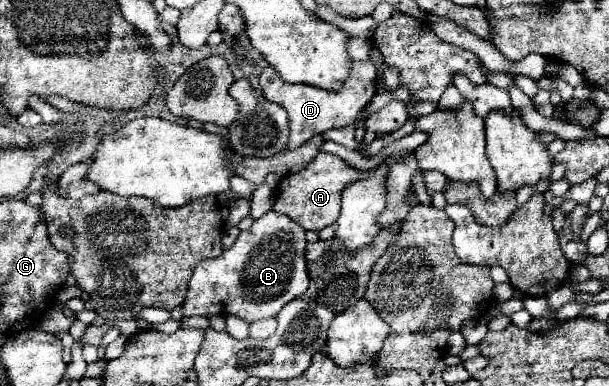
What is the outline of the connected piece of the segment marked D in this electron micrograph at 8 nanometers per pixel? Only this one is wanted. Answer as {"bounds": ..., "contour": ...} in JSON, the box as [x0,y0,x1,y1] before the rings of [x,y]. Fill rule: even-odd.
{"bounds":[259,59,377,149],"contour":[[[371,59],[351,61],[351,71],[349,71],[349,77],[345,79],[345,85],[341,85],[339,91],[327,91],[327,89],[317,89],[313,85],[285,83],[279,77],[279,73],[269,65],[259,75],[259,85],[261,85],[263,97],[267,101],[273,101],[287,111],[289,127],[291,127],[289,149],[293,149],[293,147],[303,145],[313,135],[321,135],[329,129],[343,129],[343,127],[353,125],[357,121],[359,113],[377,93],[377,67]]]}

